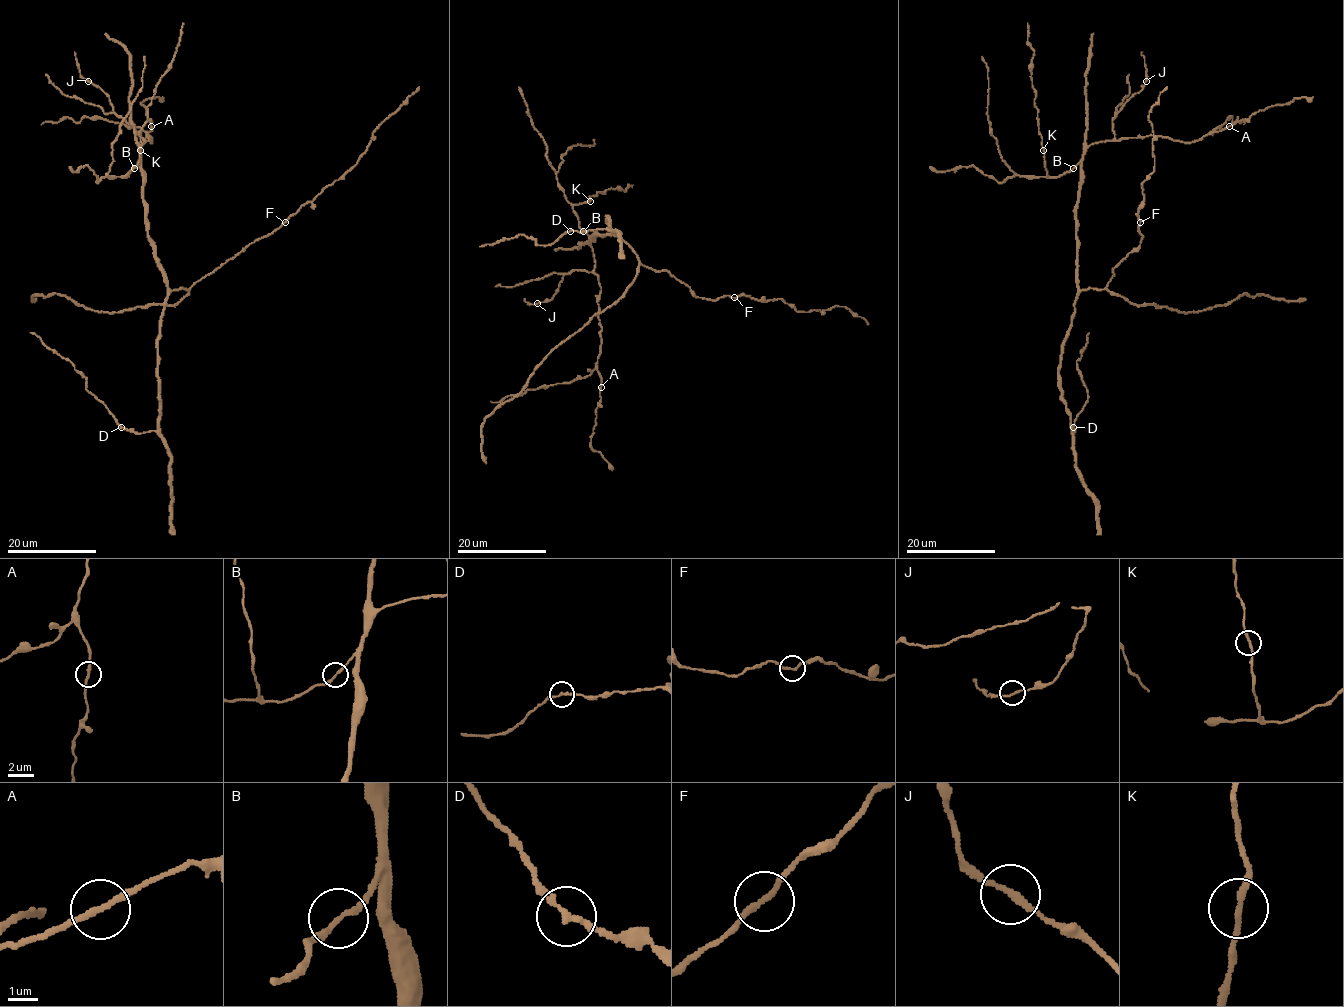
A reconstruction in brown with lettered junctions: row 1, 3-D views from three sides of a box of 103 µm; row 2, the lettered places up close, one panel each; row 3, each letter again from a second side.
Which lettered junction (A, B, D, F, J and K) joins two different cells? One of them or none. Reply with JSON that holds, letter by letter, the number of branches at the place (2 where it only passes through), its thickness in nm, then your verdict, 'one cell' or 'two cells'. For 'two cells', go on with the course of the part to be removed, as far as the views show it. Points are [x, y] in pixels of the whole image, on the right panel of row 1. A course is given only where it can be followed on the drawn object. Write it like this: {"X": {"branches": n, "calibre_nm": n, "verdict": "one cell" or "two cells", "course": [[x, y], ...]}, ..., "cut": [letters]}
{"A": {"branches": 2, "calibre_nm": 190, "verdict": "one cell"}, "B": {"branches": 2, "calibre_nm": 180, "verdict": "one cell"}, "D": {"branches": 2, "calibre_nm": 200, "verdict": "one cell"}, "F": {"branches": 2, "calibre_nm": 190, "verdict": "one cell"}, "J": {"branches": 2, "calibre_nm": 190, "verdict": "one cell"}, "K": {"branches": 2, "calibre_nm": 200, "verdict": "one cell"}, "cut": []}

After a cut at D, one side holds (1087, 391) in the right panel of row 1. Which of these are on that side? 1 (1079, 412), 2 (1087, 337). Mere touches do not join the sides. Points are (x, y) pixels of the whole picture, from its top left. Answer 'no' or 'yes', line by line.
1: yes
2: yes

